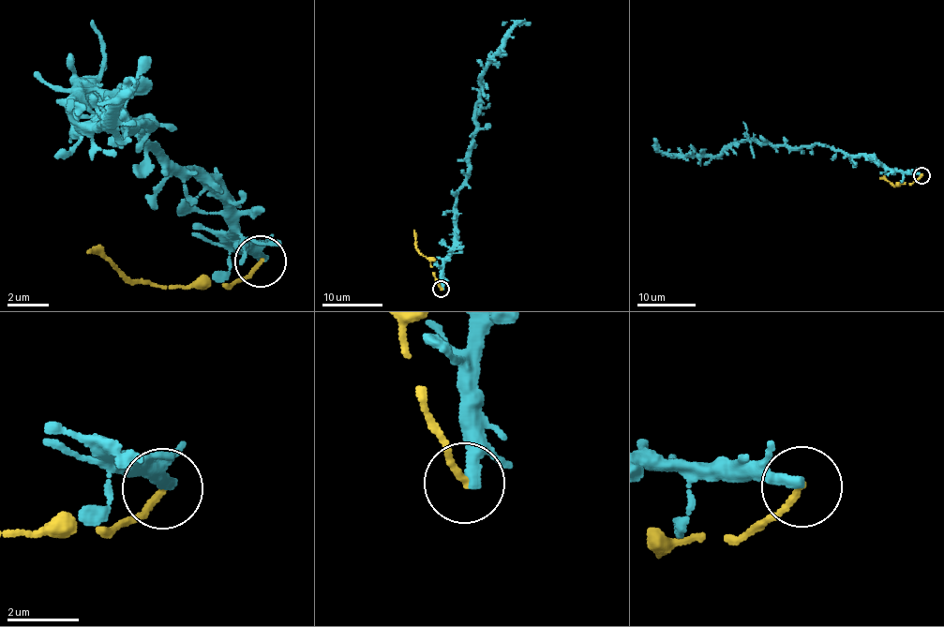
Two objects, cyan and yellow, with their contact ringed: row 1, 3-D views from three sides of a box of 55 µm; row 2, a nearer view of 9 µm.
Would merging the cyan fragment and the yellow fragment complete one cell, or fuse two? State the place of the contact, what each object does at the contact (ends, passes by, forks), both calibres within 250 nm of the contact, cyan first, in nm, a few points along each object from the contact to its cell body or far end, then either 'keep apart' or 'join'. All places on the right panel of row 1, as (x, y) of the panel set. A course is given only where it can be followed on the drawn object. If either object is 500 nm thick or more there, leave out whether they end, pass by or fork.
(921, 175) | cyan ends | yellow ends | 320/190 nm | cyan via (921, 175), (821, 144), (746, 141), (716, 156), (668, 155), (653, 138) | yellow via (921, 175), (912, 184), (900, 186), (879, 177) | keep apart

